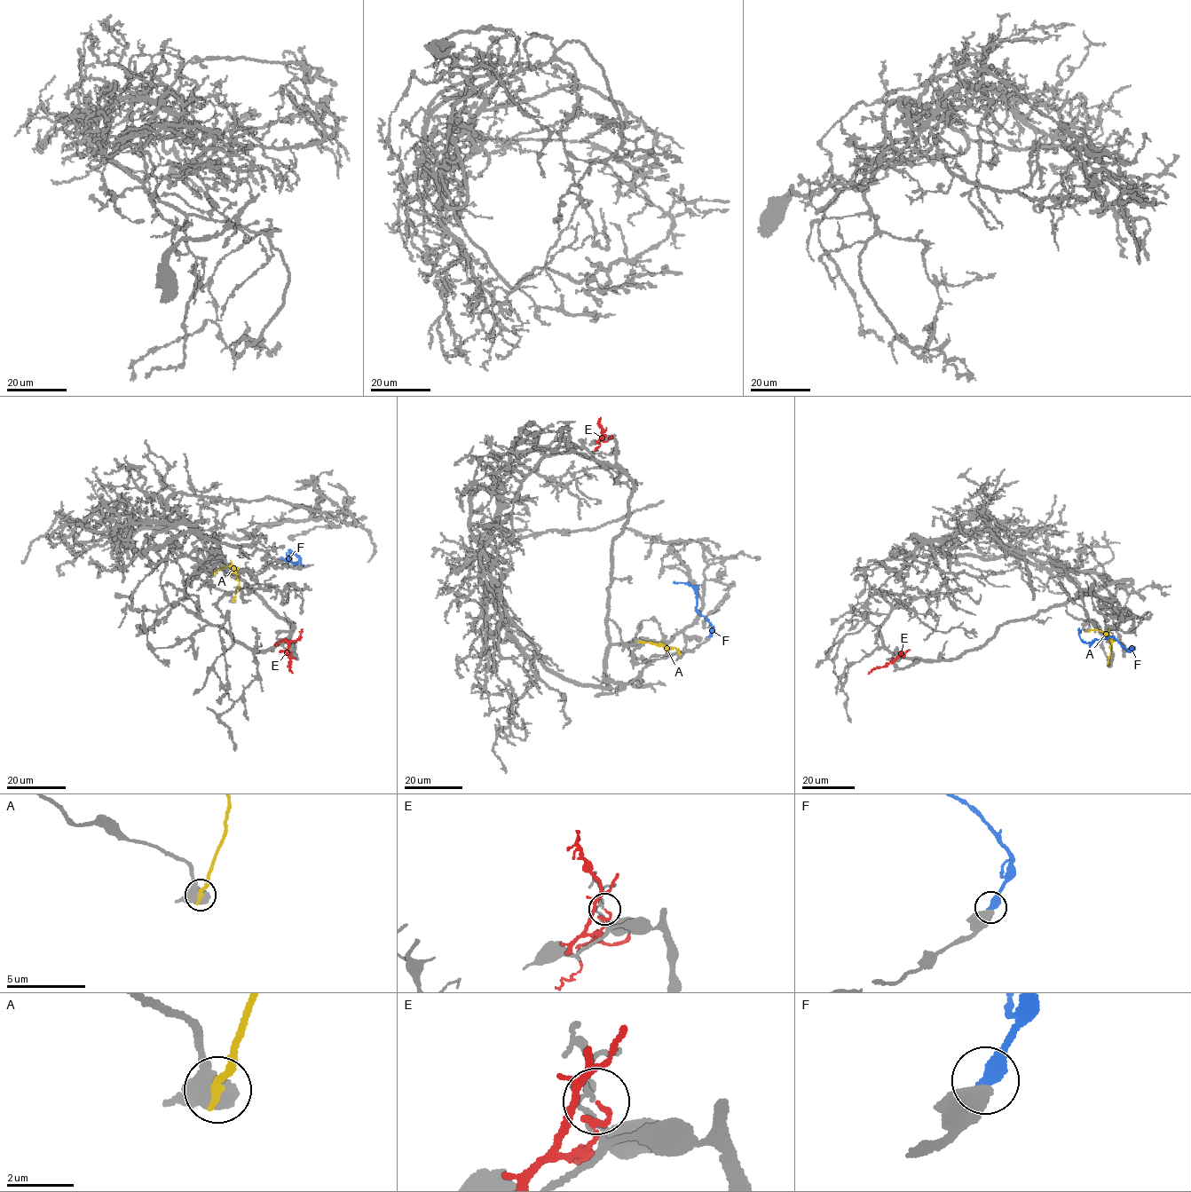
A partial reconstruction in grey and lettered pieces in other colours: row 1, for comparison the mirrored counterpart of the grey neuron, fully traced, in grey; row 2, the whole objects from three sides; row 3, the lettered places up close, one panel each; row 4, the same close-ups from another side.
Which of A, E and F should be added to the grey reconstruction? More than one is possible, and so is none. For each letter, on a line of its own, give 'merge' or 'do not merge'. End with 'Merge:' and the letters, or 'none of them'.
A: do not merge
E: do not merge
F: do not merge
Merge: none of them

